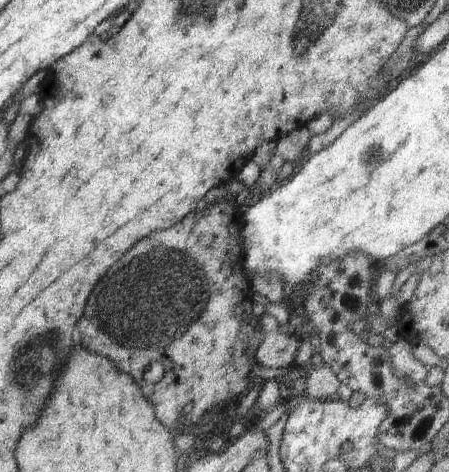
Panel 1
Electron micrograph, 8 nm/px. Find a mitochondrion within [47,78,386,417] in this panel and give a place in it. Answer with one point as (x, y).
(155, 312)

